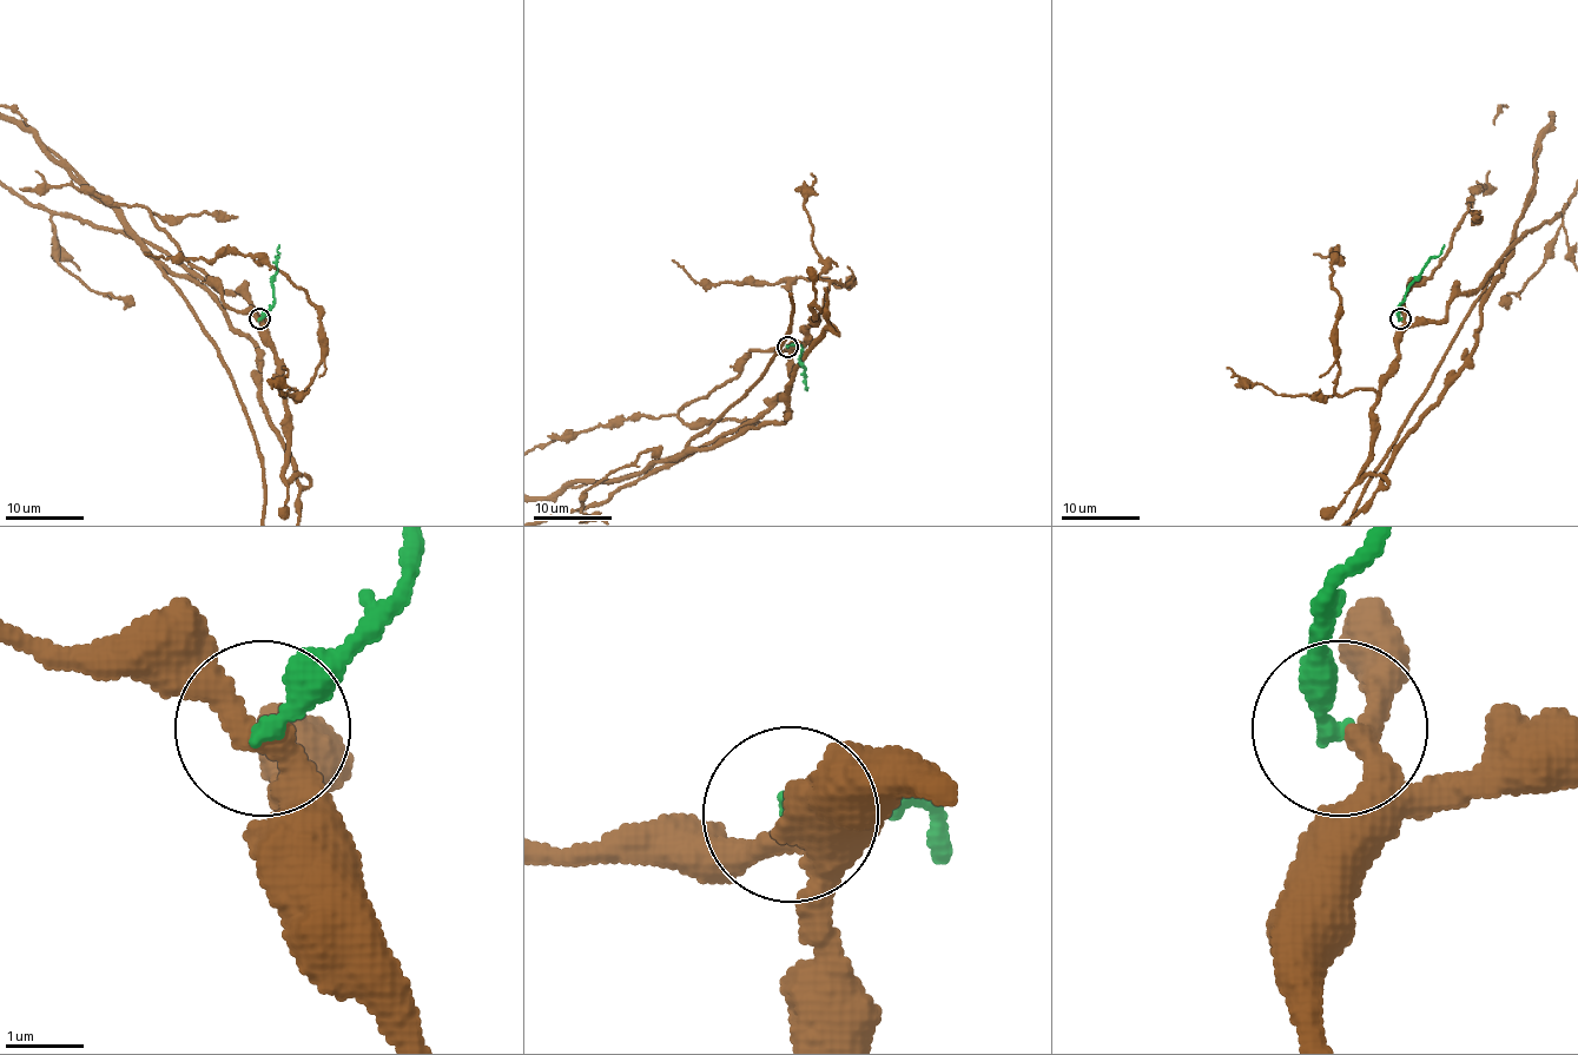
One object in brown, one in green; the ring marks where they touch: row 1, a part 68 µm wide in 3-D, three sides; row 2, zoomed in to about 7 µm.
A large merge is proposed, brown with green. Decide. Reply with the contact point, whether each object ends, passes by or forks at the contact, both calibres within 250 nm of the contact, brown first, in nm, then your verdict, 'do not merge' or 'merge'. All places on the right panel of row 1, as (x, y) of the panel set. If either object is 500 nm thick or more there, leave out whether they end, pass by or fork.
(1400, 318) | brown passes by | green ends | 320/320 nm | do not merge

